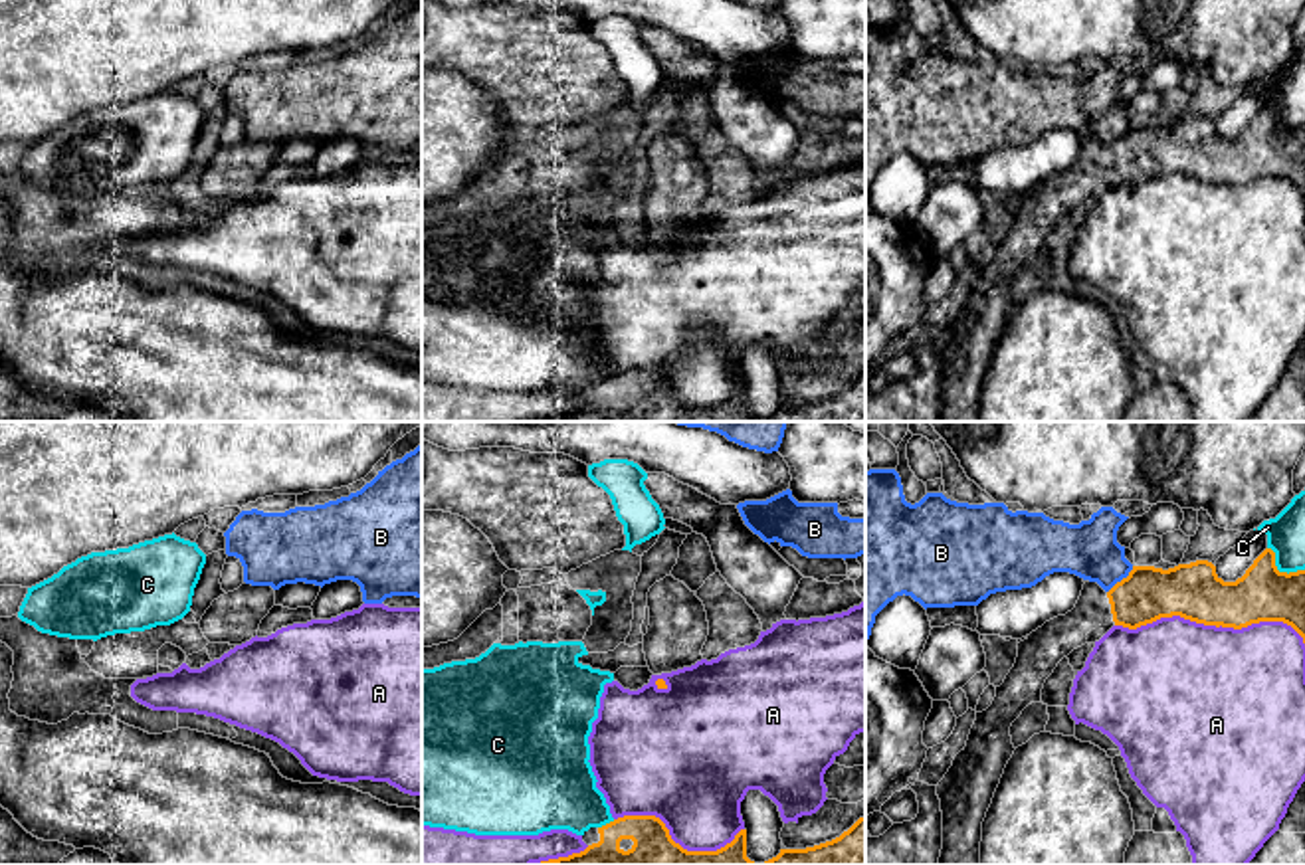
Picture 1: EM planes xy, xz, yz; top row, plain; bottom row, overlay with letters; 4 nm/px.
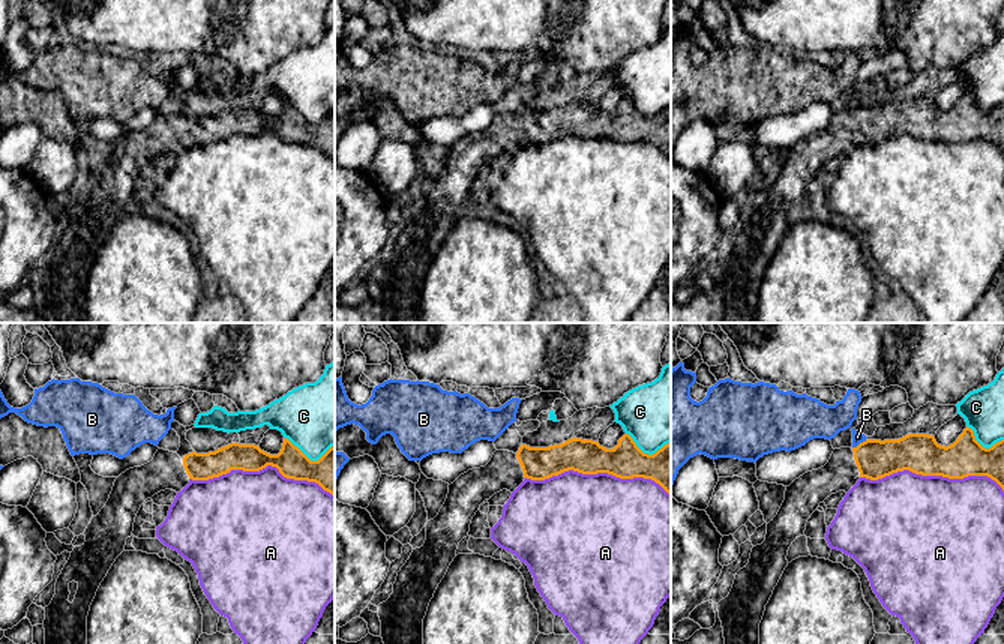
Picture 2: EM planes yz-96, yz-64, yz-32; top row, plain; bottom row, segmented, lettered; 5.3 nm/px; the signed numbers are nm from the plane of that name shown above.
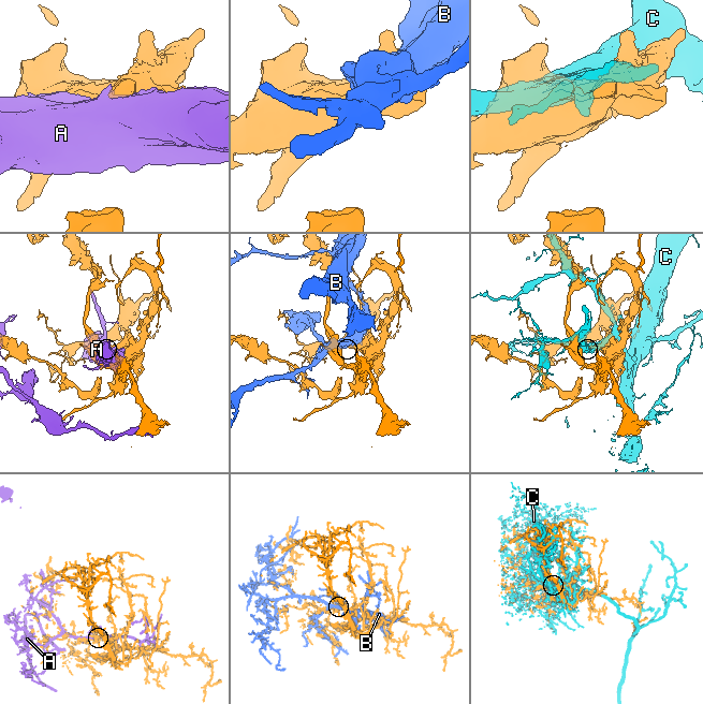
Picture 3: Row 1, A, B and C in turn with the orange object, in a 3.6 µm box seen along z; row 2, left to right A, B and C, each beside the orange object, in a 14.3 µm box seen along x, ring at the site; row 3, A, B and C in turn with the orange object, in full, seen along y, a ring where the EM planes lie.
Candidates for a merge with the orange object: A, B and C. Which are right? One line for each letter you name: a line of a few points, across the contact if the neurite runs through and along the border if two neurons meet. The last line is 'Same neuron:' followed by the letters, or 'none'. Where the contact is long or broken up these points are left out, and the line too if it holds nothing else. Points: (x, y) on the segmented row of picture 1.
Same neuron: none

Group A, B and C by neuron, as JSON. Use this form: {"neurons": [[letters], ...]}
{"neurons": [["A"], ["B"], ["C"]]}

